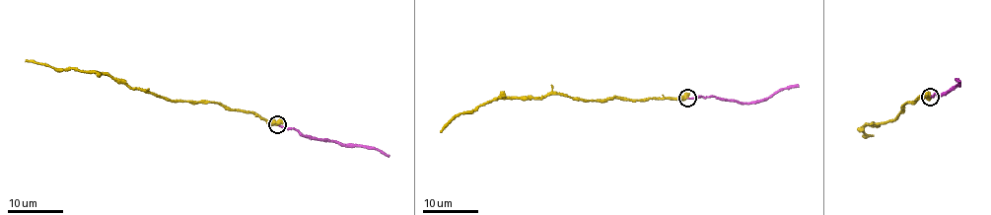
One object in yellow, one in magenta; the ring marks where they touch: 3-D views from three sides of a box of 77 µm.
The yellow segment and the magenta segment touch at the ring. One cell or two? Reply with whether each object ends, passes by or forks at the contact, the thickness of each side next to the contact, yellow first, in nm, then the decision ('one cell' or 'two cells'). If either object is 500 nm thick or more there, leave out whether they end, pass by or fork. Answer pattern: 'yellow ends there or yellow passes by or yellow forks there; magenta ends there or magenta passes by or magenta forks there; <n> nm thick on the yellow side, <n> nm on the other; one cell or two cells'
yellow passes by; magenta ends there; 480 nm thick on the yellow side, 320 nm on the other; one cell

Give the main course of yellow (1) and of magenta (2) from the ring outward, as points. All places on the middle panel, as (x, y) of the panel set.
1: (687, 98), (588, 100), (554, 93), (539, 98), (496, 97), (460, 112), (440, 132)
2: (687, 98), (714, 97), (749, 105), (765, 101), (787, 87), (799, 87)

